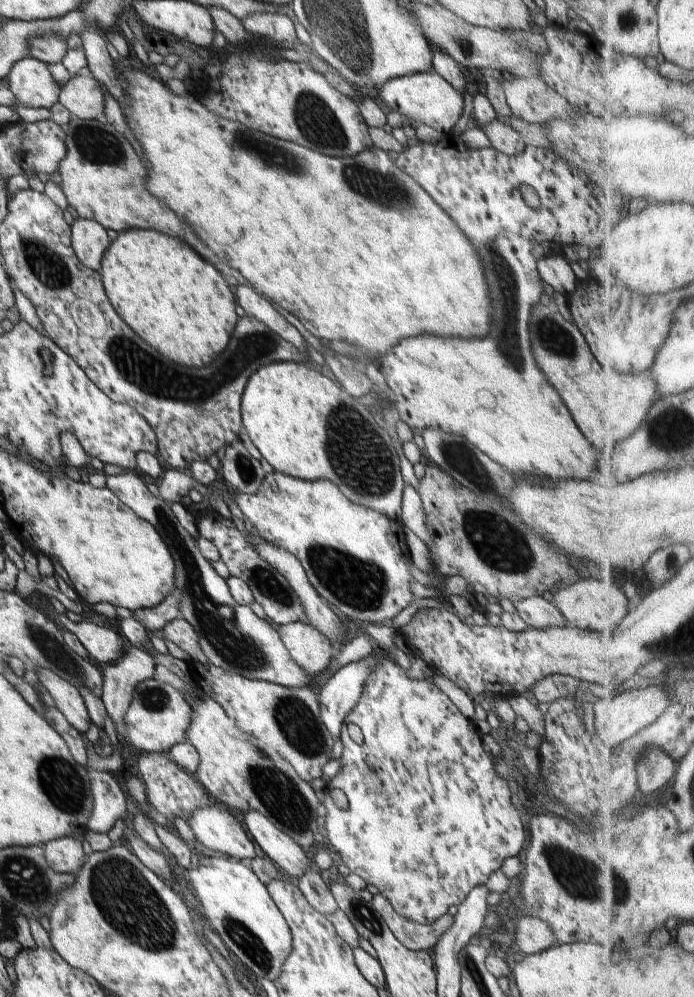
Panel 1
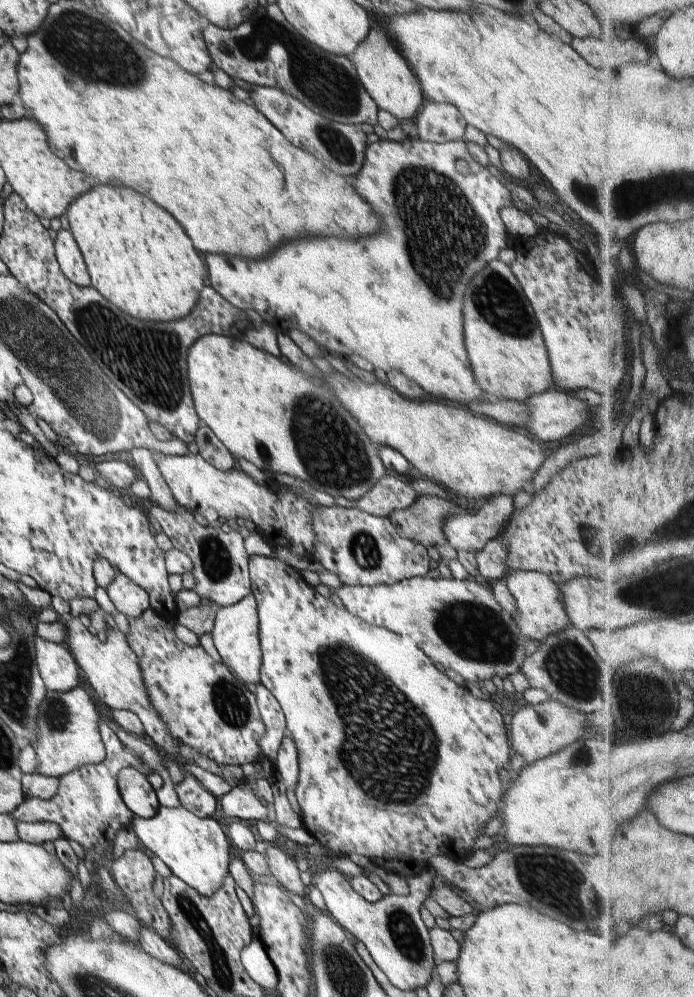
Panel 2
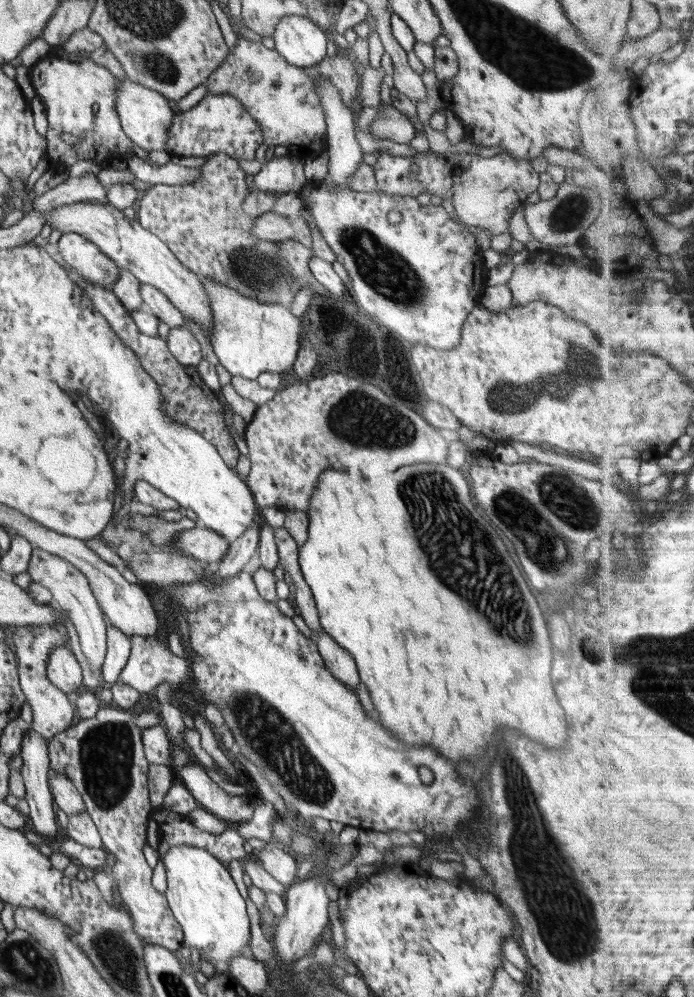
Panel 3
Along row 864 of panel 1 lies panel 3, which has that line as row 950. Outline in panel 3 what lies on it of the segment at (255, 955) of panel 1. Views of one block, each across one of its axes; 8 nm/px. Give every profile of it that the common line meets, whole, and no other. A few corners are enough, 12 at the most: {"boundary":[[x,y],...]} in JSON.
{"boundary":[[207,850],[160,860],[183,945],[217,974],[248,954],[246,902]]}

